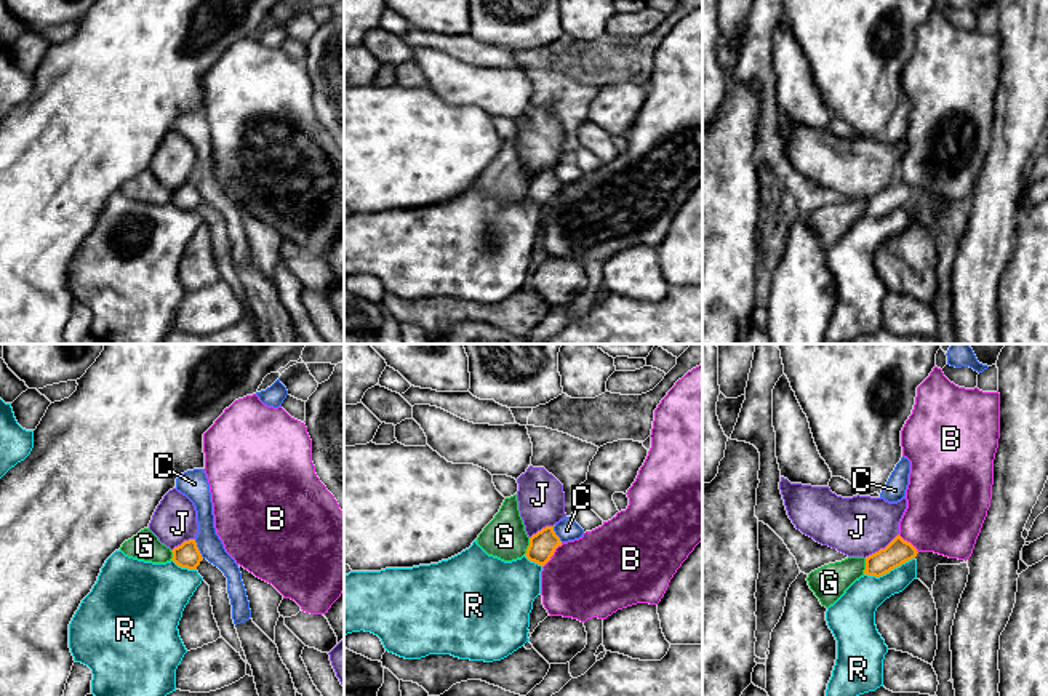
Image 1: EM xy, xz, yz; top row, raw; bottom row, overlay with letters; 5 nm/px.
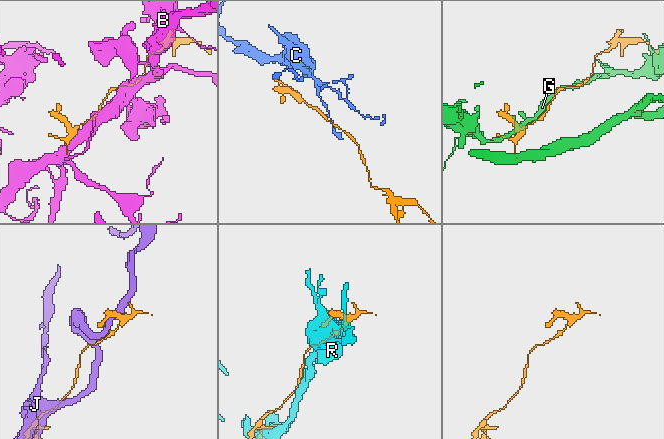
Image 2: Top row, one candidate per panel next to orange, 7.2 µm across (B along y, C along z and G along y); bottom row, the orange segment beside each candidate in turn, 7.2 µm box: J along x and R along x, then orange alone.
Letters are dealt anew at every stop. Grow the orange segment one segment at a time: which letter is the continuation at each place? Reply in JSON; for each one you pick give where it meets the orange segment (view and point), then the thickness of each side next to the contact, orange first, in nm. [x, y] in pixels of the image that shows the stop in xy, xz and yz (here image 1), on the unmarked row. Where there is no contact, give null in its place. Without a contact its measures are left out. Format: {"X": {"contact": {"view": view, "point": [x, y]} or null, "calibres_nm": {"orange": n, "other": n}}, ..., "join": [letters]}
{"join": []}

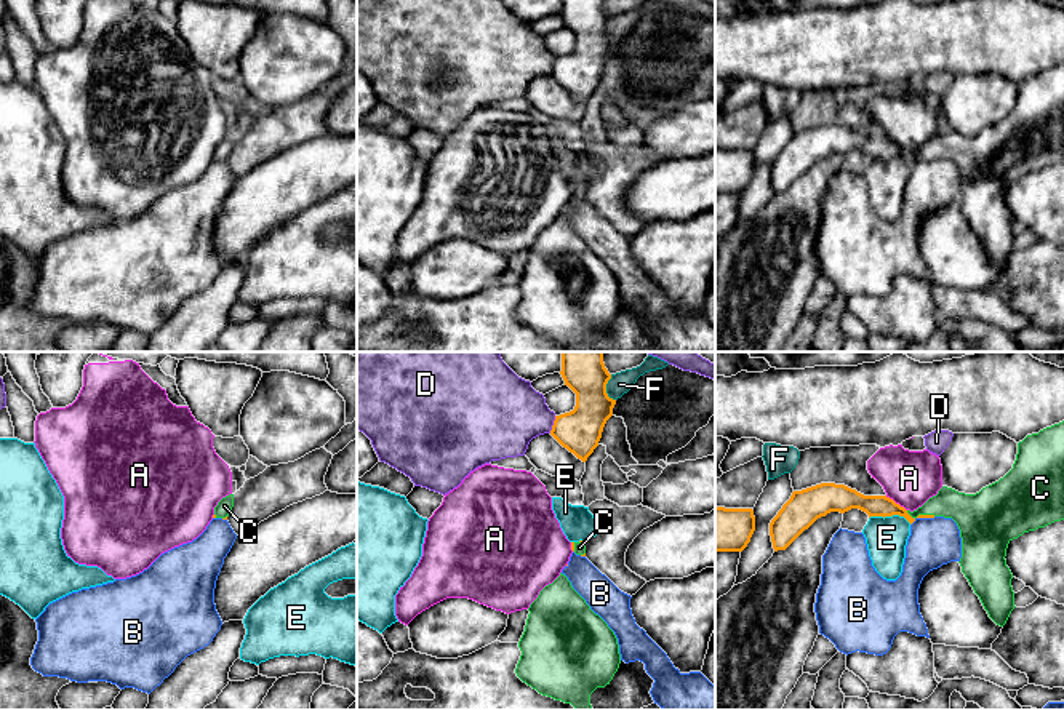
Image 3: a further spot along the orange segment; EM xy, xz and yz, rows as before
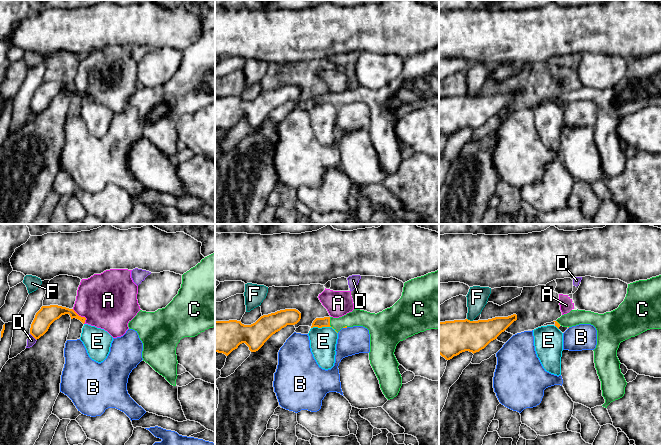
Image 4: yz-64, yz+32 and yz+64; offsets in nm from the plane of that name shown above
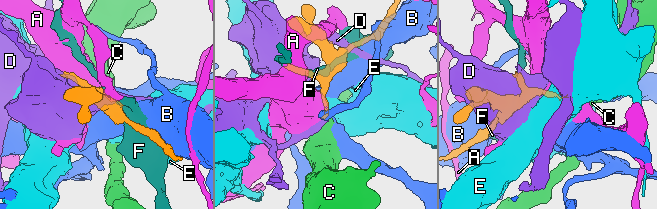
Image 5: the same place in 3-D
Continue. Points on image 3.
{"C": {"contact": {"view": "yz", "point": [920, 157]}, "calibres_nm": {"orange": 20, "other": 180}}, "join": ["C"]}

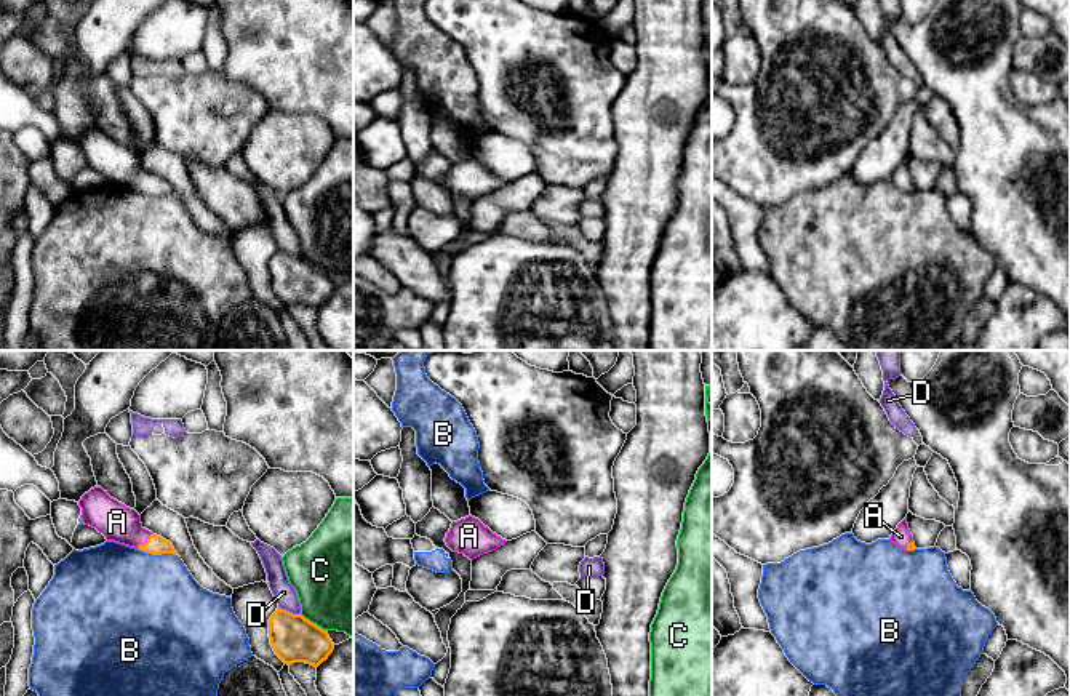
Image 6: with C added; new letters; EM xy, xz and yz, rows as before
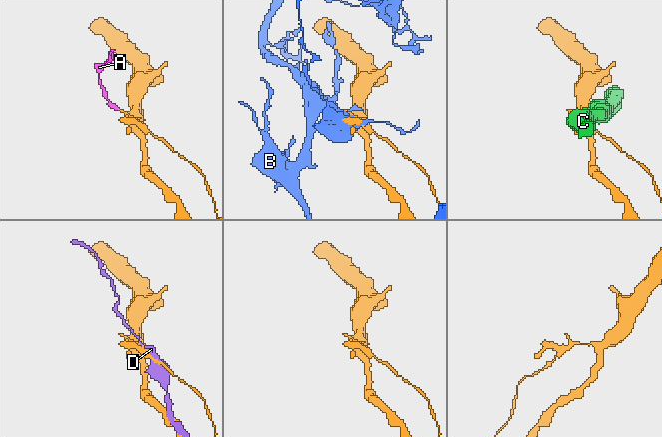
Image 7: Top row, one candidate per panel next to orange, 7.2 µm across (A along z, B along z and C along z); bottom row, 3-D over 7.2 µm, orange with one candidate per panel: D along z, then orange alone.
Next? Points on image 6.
{"A": {"contact": {"view": "xy", "point": [146, 183]}, "calibres_nm": {"orange": 100, "other": 190}}, "join": ["A"]}

